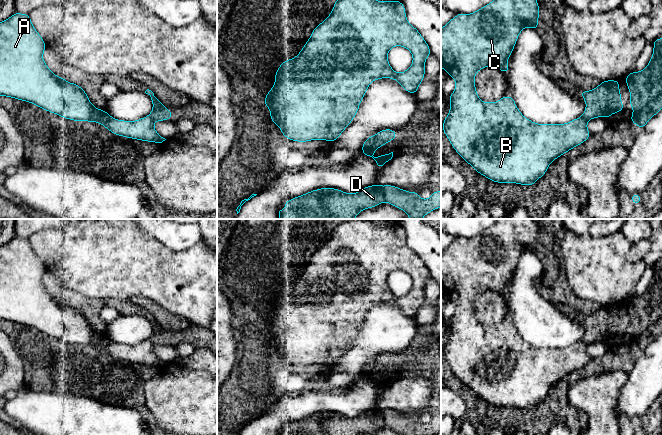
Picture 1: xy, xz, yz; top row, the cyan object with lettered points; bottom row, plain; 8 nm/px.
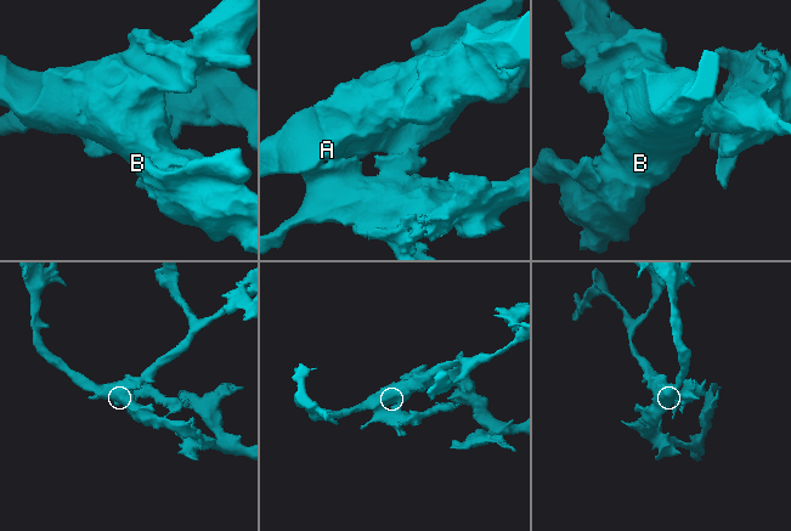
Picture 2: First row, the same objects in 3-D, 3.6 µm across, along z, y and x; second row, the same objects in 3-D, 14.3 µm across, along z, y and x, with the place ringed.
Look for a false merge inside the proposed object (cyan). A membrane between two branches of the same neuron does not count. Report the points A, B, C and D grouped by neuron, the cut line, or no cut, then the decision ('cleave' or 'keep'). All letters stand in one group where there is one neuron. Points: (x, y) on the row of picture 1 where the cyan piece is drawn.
A B C / D | xz (376, 134), (363, 154) | cleave

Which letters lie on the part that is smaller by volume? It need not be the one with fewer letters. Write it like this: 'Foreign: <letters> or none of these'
Foreign: D

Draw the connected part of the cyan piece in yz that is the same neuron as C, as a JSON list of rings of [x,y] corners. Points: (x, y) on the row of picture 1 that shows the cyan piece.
[[[493,0],[471,13],[457,14],[441,28],[441,67],[452,77],[456,86],[449,96],[450,111],[443,121],[443,132],[455,151],[479,174],[496,183],[534,185],[547,171],[550,163],[582,144],[590,137],[588,120],[580,117],[565,124],[537,124],[521,114],[514,98],[503,96],[498,102],[483,102],[474,84],[476,73],[486,66],[504,73],[509,71],[507,63],[520,32],[530,27],[538,30],[539,4],[537,0]]]

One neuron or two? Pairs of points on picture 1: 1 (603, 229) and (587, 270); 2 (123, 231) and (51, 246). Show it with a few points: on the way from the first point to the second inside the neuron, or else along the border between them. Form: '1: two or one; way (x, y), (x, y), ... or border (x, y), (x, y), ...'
1: two; border (620, 230), (601, 236), (591, 236), (588, 233)
2: one; way (105, 246), (69, 246)

